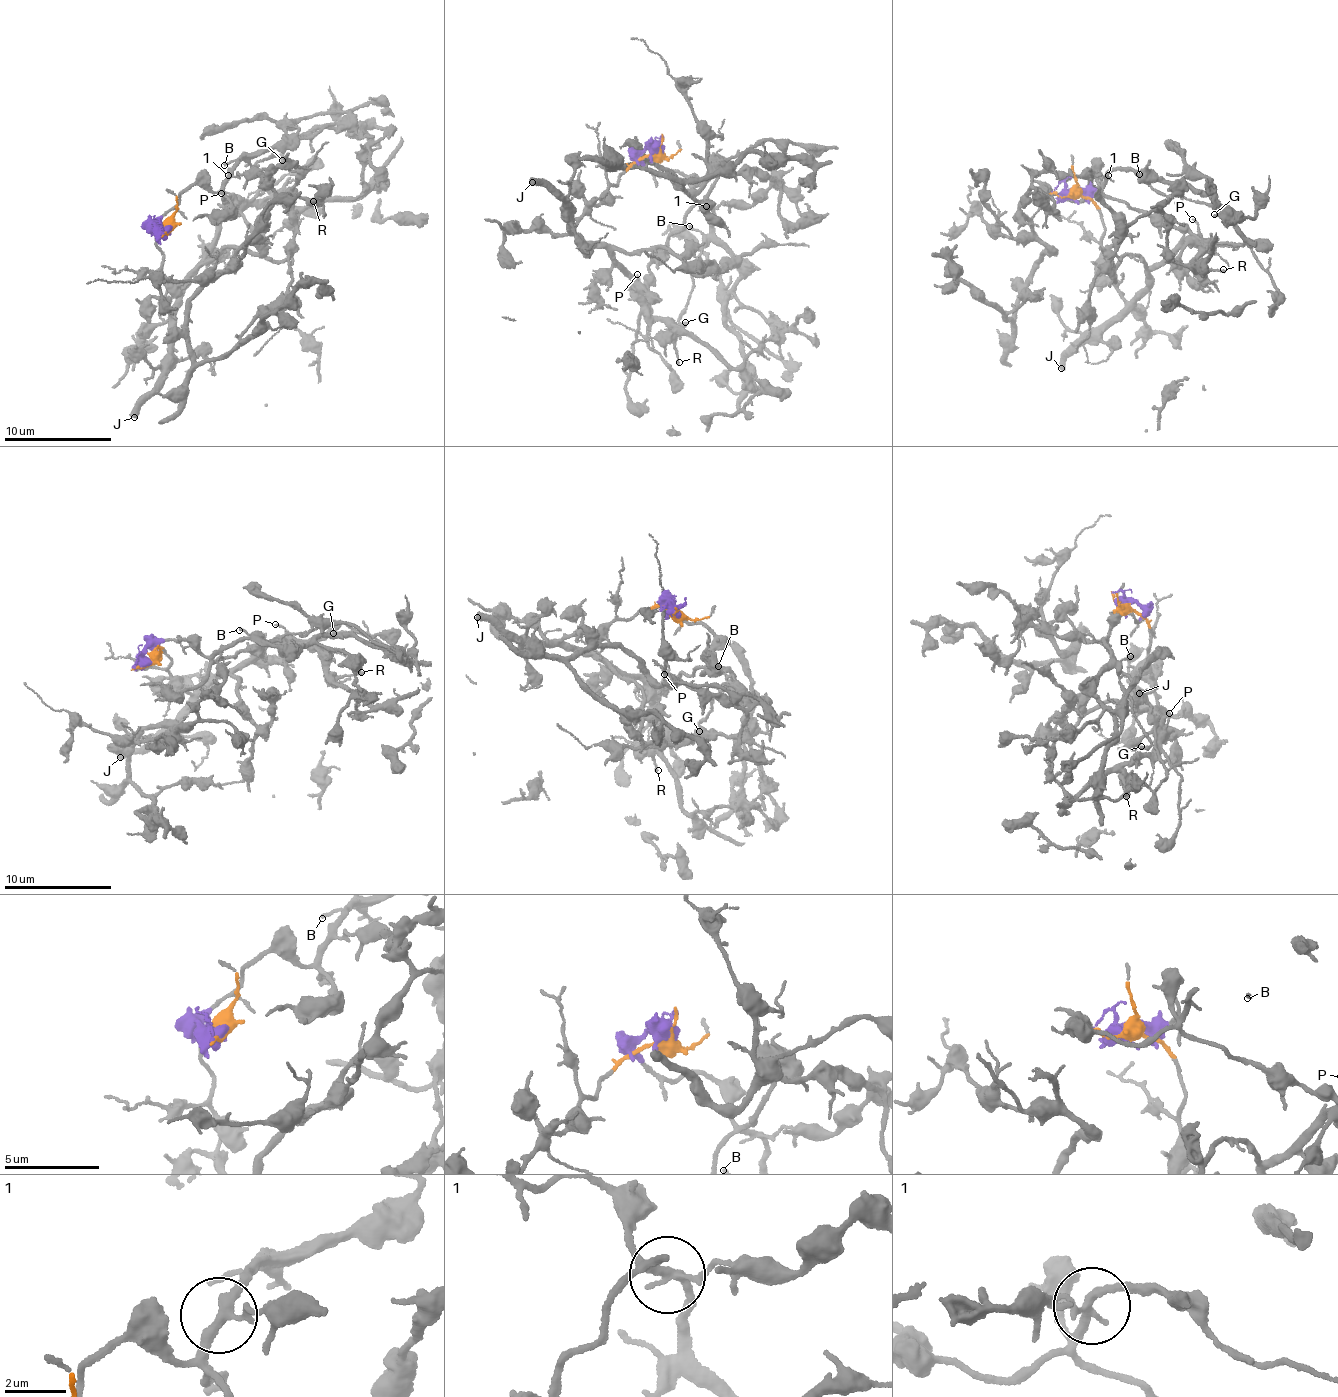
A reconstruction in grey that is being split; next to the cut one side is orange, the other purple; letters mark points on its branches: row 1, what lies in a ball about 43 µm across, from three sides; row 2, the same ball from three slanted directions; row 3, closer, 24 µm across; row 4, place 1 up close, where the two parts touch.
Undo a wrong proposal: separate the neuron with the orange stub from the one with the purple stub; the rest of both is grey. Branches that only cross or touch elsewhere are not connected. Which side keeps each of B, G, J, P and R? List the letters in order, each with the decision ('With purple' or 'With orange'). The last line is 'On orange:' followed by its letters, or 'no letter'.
B: With purple
G: With purple
J: With orange
P: With orange
R: With orange
On orange: J, P, R

